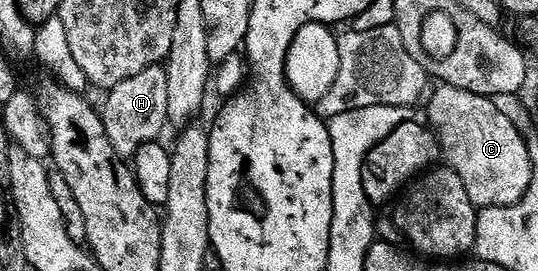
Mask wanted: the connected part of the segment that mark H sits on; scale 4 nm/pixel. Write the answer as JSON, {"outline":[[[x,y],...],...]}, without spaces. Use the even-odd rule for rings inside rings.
{"outline":[[[162,65],[145,69],[121,84],[110,87],[107,100],[101,107],[101,120],[118,159],[132,159],[141,146],[158,141],[168,127],[167,76]]]}

